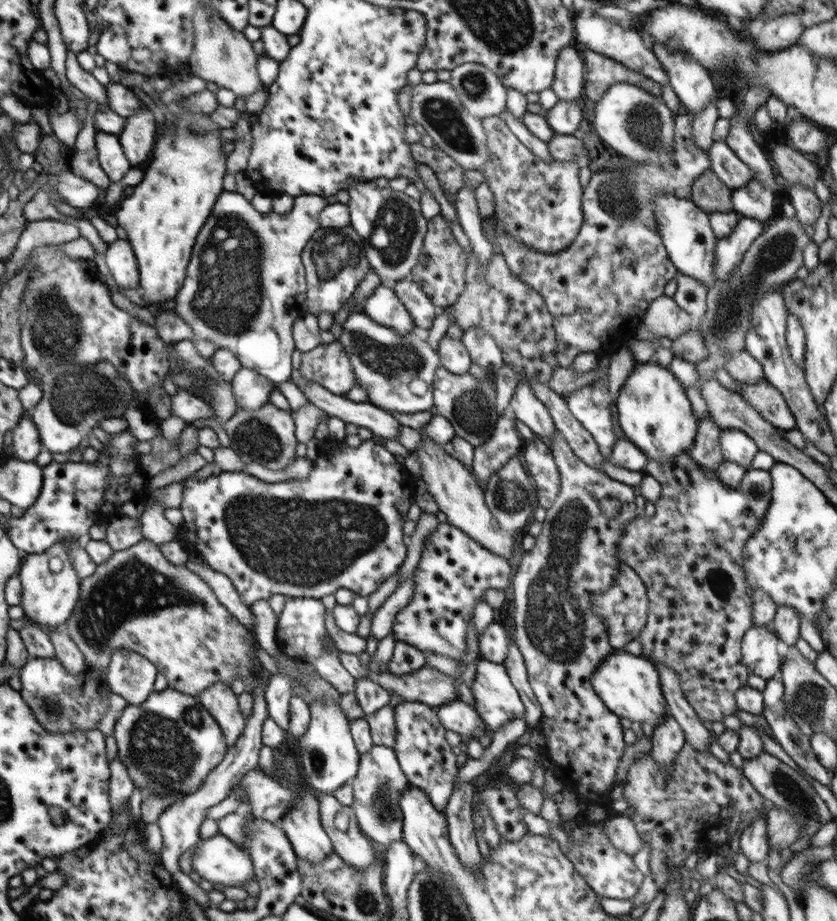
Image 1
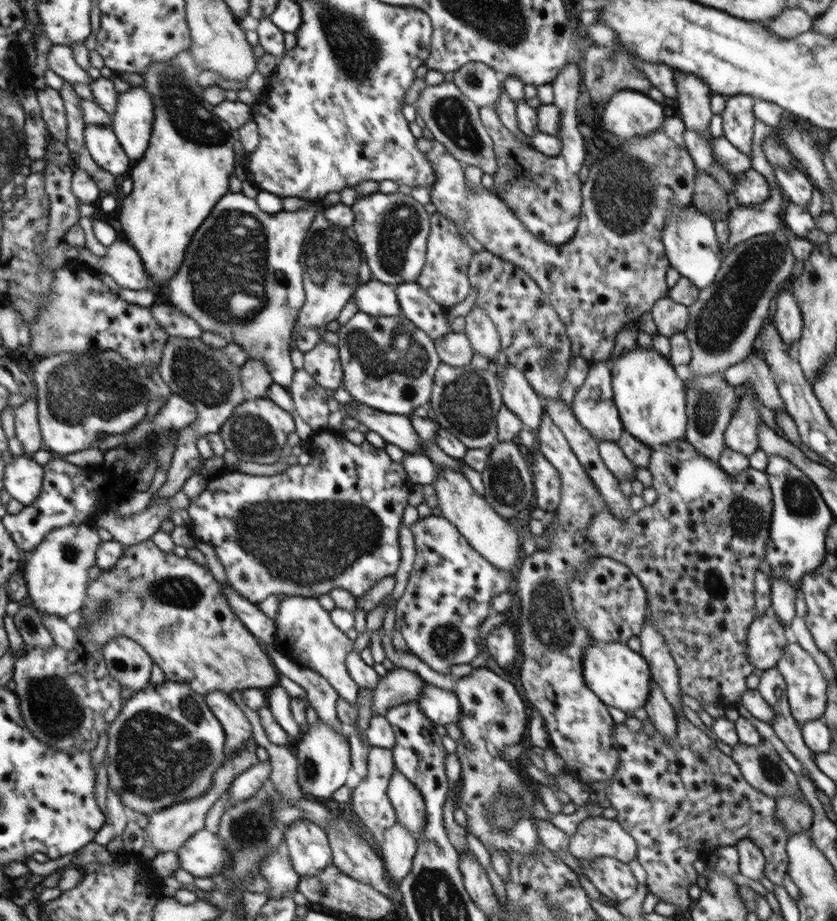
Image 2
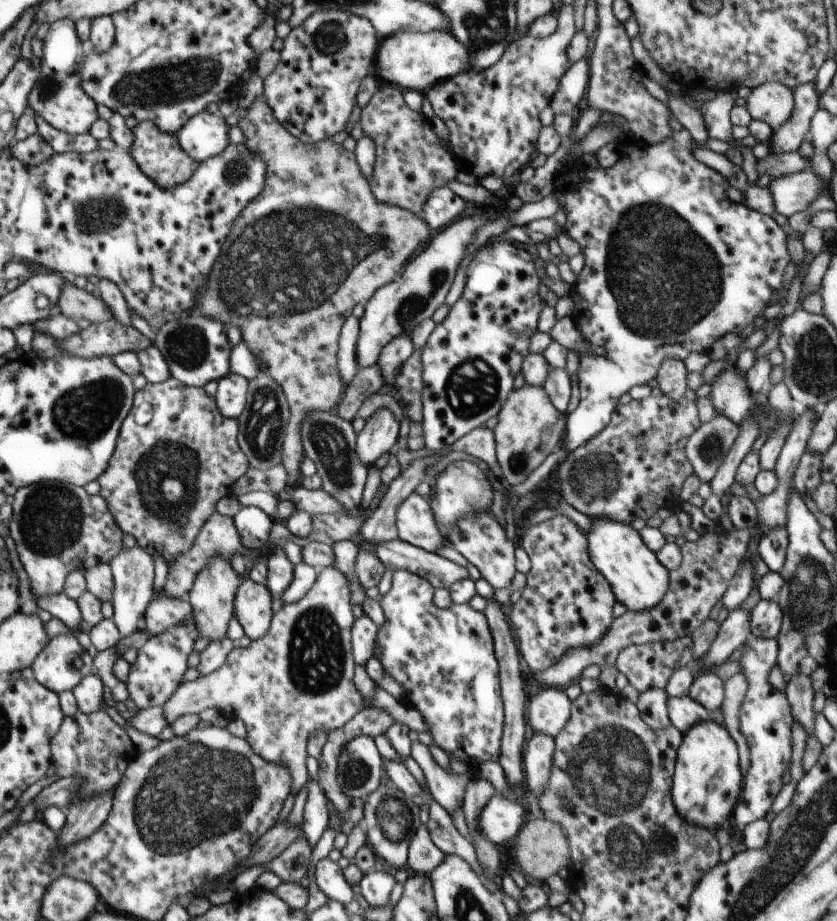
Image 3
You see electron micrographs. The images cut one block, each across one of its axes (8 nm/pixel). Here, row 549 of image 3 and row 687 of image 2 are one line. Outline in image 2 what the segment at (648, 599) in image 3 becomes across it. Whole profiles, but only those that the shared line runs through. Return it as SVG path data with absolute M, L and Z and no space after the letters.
M592 639L582 651L582 675L586 686L606 705L620 708L625 713L645 707L650 693L648 664L640 653L630 649L626 642L600 642Z

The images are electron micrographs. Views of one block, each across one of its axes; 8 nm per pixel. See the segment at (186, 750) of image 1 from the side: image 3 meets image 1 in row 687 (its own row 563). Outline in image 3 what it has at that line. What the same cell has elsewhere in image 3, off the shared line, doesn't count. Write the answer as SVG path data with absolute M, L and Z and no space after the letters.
M178 379L147 383L134 395L133 409L121 425L118 450L110 470L97 478L99 495L108 504L108 510L124 534L131 534L136 545L150 556L158 553L170 566L194 546L206 521L216 513L217 502L232 492L233 485L248 472L249 462L237 440L238 419L223 415L217 399L209 396L203 387L190 387Z

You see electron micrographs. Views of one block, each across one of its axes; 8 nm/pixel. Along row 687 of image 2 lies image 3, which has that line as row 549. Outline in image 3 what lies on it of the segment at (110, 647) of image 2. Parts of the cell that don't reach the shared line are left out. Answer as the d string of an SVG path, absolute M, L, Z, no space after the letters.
M135 545L130 550L122 549L109 562L116 585L113 588L113 598L111 600L114 616L112 620L116 628L120 631L121 638L132 635L137 630L142 629L142 620L145 617L147 606L154 596L154 561L152 556Z

